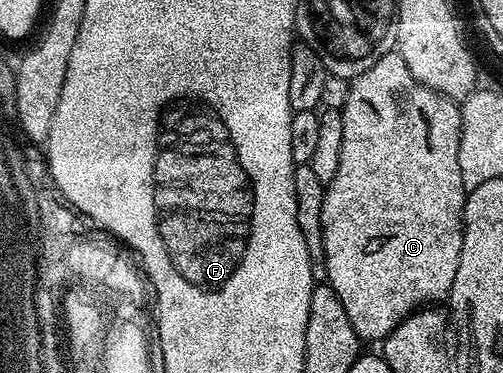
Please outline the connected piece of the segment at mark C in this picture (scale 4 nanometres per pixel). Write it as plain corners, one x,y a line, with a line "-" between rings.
394,51
383,55
383,59
379,59
375,67
363,71
363,75
350,80
347,103
340,111
343,119
343,151
339,151
339,171
335,171
335,179
328,181
325,186
321,220
325,277
335,295
339,295
339,303
343,303
347,319
351,319
351,327
355,327
362,342
380,343
391,331
395,331
395,327
404,317
416,313
418,309
430,303
444,302
451,291
451,283
455,283
455,270
459,268
459,255
463,247
463,218
467,196
459,169
461,110
454,98
444,97
441,93
431,91
431,87
419,83
419,79
415,79
415,75
407,71
403,55

